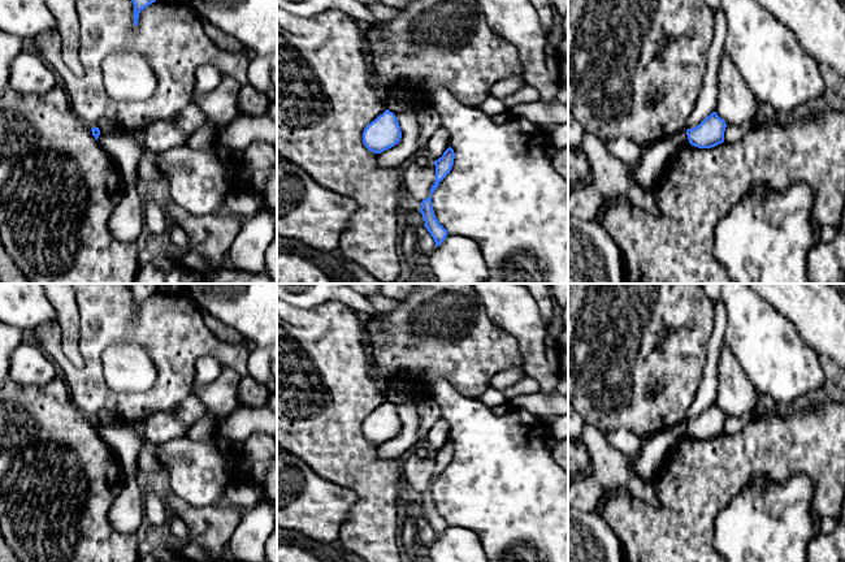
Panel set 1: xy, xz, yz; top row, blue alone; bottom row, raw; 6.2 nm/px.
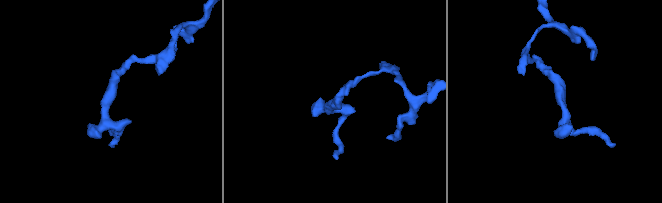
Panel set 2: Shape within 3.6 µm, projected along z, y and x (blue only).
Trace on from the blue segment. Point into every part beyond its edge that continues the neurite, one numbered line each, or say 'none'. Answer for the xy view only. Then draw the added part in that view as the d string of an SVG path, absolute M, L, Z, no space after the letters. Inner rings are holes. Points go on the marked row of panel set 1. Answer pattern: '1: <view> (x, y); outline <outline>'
none

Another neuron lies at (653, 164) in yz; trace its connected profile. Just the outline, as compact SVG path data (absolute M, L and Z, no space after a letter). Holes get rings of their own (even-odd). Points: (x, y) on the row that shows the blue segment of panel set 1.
M686 130L651 143L636 163L632 173L634 183L649 194L666 174L679 148L688 143Z

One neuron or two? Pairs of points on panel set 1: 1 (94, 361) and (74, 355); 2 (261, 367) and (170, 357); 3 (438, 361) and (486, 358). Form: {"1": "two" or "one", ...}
{"1": "two", "2": "two", "3": "one"}

